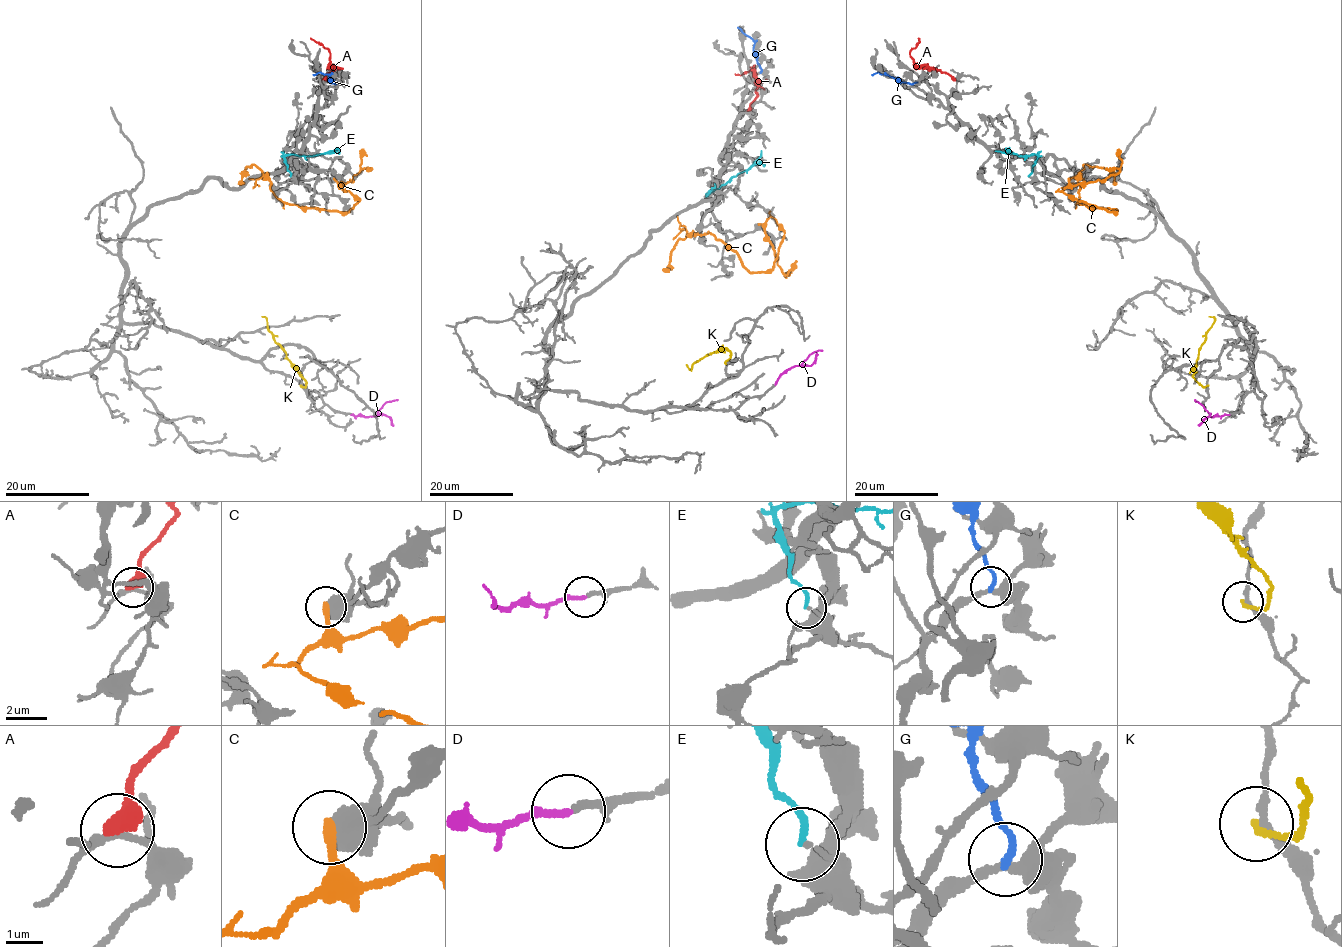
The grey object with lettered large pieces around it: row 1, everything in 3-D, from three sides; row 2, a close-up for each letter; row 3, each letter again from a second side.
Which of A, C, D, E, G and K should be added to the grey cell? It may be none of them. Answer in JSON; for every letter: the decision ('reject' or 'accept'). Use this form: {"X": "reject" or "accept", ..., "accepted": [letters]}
{"A": "reject", "C": "reject", "D": "accept", "E": "reject", "G": "reject", "K": "reject", "accepted": ["D"]}

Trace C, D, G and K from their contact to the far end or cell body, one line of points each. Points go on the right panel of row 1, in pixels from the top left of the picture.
C: (1068, 179), (1062, 191), (1111, 212), (1116, 210), (1078, 202), (1078, 176), (1086, 164), (1107, 169), (1115, 185)
D: (1228, 414), (1210, 416), (1195, 399)
G: (916, 82), (898, 82), (879, 73), (871, 75)
K: (1207, 386), (1200, 385), (1193, 374), (1198, 349), (1215, 320), (1208, 317)

